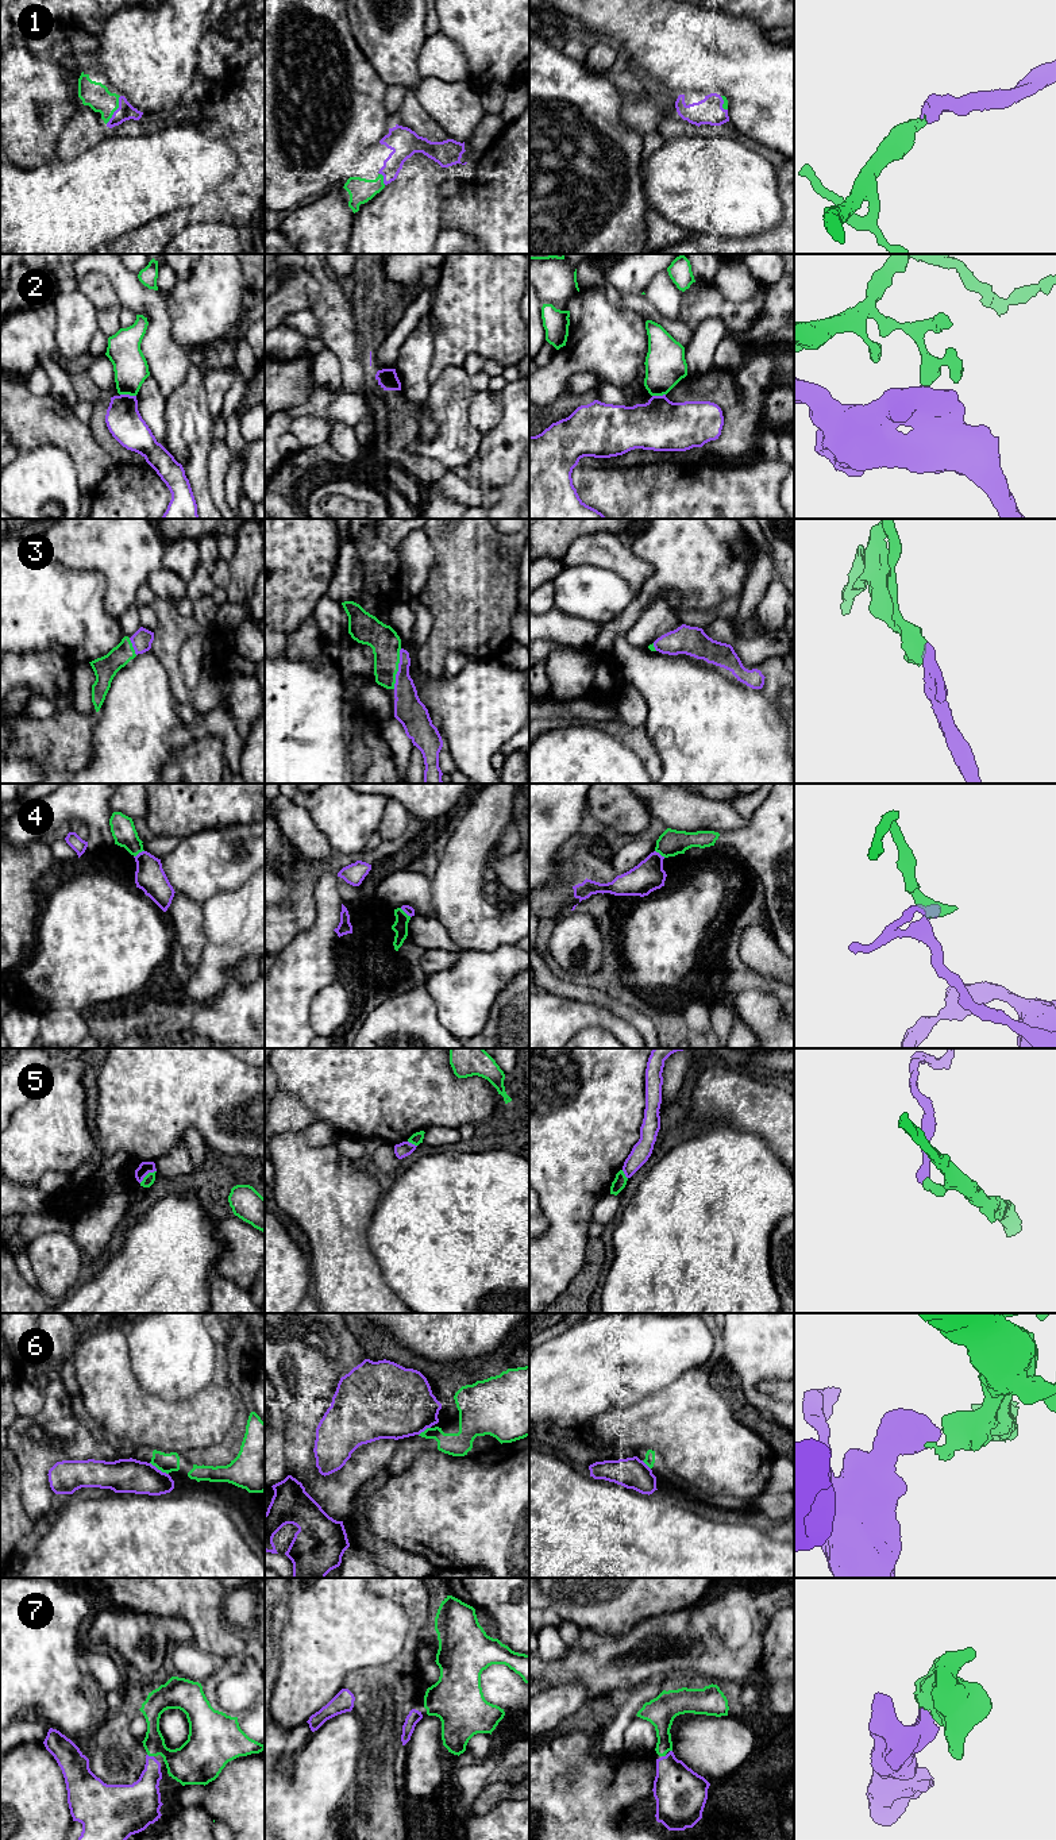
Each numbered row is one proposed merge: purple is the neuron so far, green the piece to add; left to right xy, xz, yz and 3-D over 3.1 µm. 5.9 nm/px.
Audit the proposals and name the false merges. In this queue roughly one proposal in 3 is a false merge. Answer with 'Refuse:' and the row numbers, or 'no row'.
Refuse: 2, 4, 5, 6

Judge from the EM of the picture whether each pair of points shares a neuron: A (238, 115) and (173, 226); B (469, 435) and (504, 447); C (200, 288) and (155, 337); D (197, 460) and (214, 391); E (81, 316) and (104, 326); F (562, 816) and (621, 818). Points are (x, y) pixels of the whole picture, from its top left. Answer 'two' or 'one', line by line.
A: one
B: two
C: two
D: two
E: two
F: two

